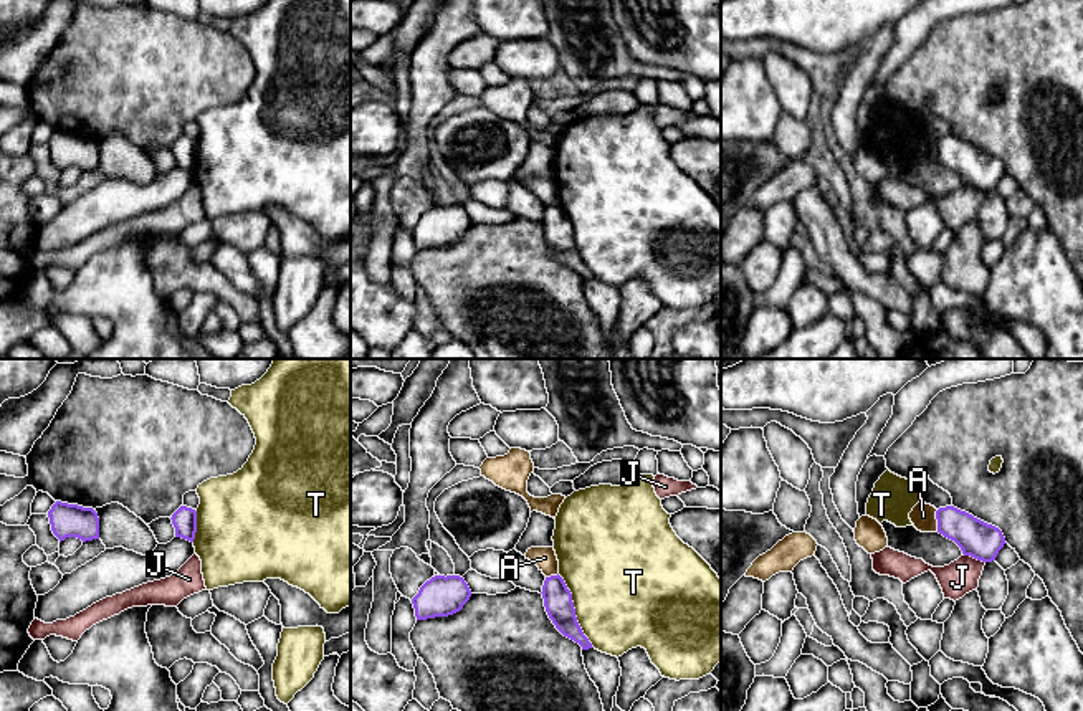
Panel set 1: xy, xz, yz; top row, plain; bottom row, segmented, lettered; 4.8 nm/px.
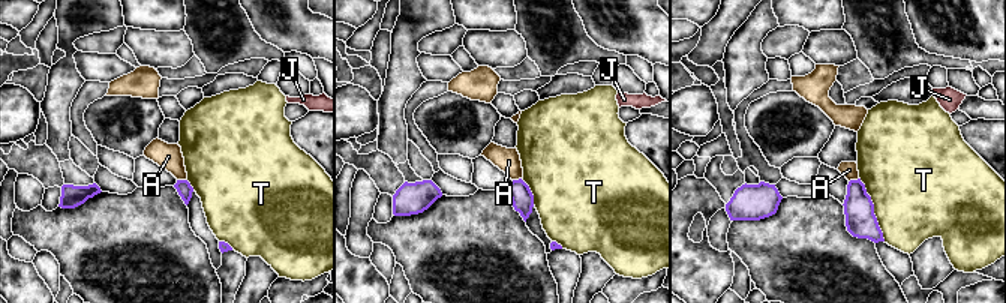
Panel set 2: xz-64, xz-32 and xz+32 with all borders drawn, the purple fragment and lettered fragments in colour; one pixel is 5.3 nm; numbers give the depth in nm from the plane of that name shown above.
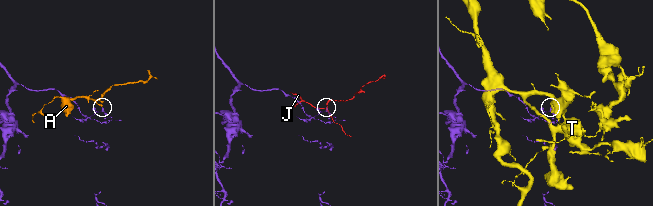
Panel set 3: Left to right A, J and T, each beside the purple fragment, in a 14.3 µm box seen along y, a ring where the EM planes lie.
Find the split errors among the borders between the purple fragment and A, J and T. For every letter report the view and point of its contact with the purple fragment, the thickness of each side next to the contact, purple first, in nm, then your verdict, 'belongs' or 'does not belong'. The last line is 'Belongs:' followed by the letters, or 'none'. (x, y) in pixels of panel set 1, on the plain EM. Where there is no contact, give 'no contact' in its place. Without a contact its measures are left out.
A: yz (936, 147) | 180/120 nm | does not belong
J: yz (974, 187) | 180/170 nm | does not belong
T: xz (574, 240) | 140/500 nm | does not belong
Belongs: none

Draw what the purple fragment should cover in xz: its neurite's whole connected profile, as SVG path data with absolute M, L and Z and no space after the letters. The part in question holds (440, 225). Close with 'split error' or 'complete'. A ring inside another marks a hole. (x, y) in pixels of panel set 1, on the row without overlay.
M435 205L412 228L417 250L448 246L463 238L471 220L460 205Z; complete

